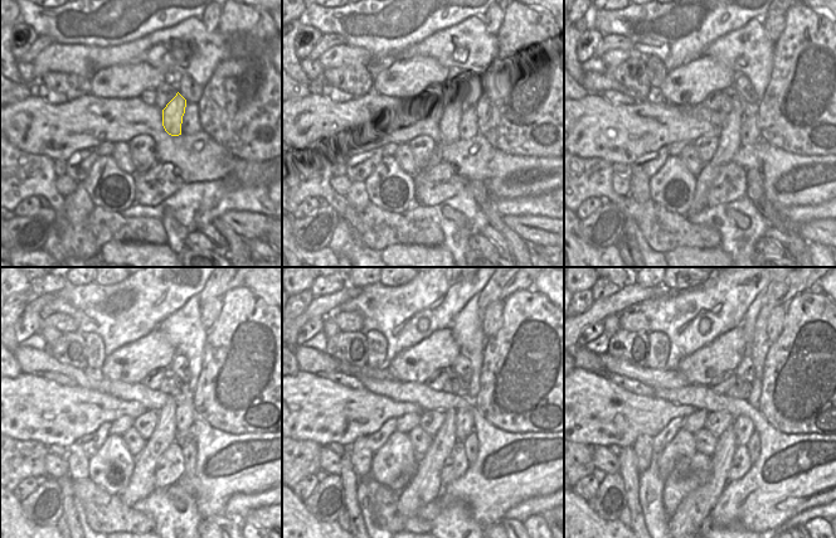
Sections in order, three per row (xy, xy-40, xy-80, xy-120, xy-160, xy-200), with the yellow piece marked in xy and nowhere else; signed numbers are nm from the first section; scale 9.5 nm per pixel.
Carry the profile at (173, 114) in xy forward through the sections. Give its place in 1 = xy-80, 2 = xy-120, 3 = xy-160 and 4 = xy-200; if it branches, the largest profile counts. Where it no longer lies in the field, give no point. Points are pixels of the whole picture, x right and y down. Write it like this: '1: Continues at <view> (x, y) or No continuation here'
1: Continues at xy-80 (725, 150)
2: Continues at xy-120 (141, 484)
3: Continues at xy-160 (426, 485)
4: Continues at xy-200 (695, 507).

